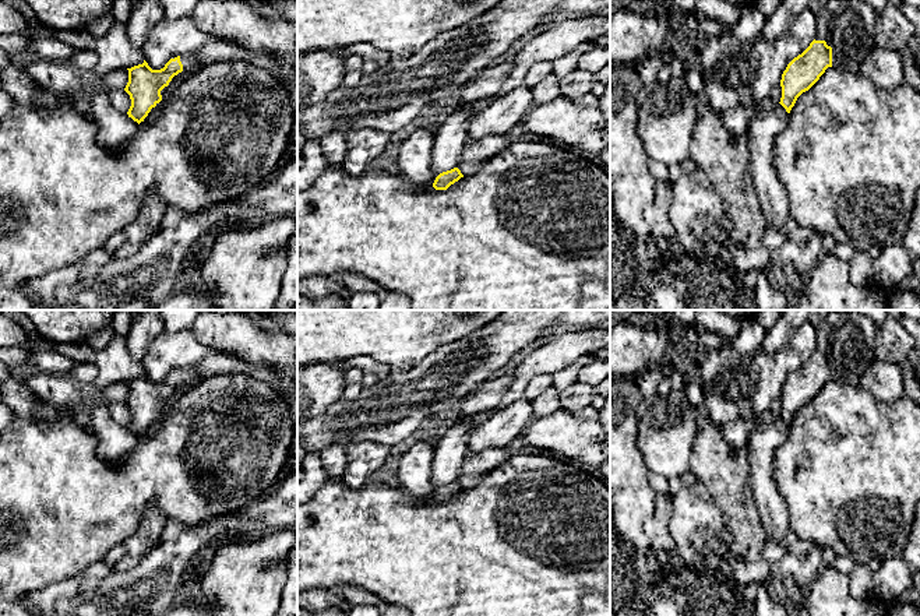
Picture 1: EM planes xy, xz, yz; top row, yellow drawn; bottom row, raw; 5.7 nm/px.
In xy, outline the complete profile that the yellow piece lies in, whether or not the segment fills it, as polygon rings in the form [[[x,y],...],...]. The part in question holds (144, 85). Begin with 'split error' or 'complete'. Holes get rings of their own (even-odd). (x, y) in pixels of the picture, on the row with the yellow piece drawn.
split error; [[[195,53],[170,59],[161,70],[152,70],[145,60],[142,64],[127,68],[128,82],[124,91],[131,99],[127,112],[128,117],[138,124],[144,122],[151,109],[162,101],[161,91],[169,85],[172,78],[198,63],[205,64],[200,54]]]

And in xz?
complete; [[[454,168],[451,170],[440,173],[436,177],[436,180],[433,183],[433,187],[436,190],[447,190],[451,184],[454,184],[455,182],[458,182],[461,177],[463,177],[463,175],[461,173],[461,170],[458,168]]]

